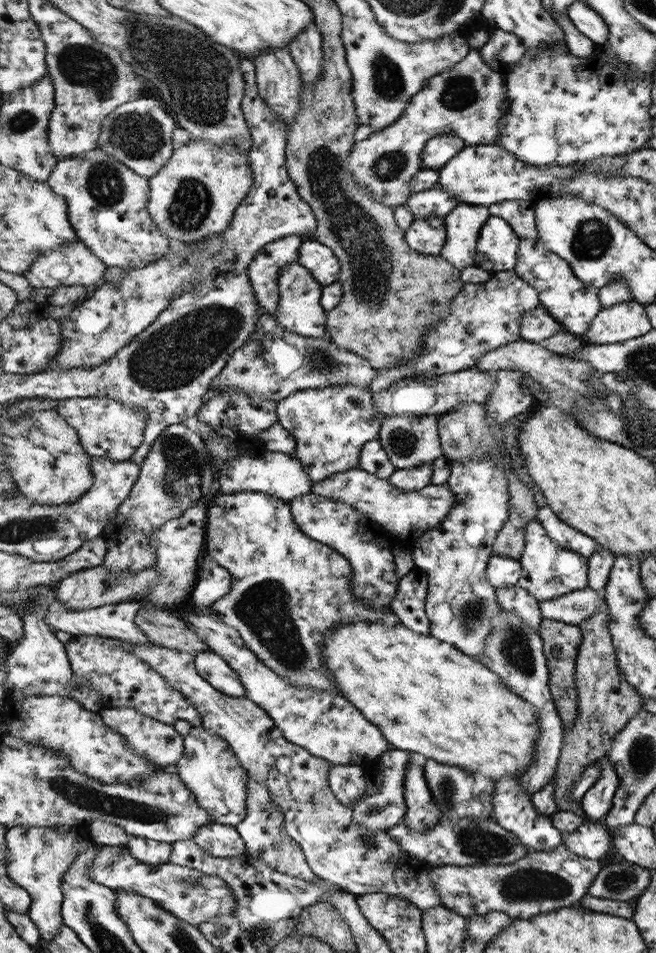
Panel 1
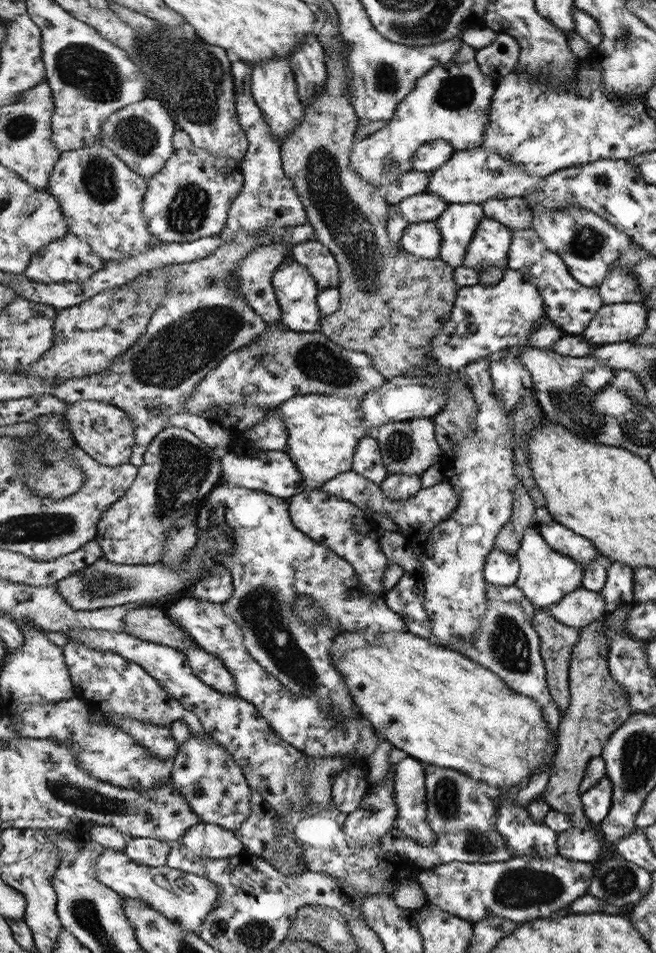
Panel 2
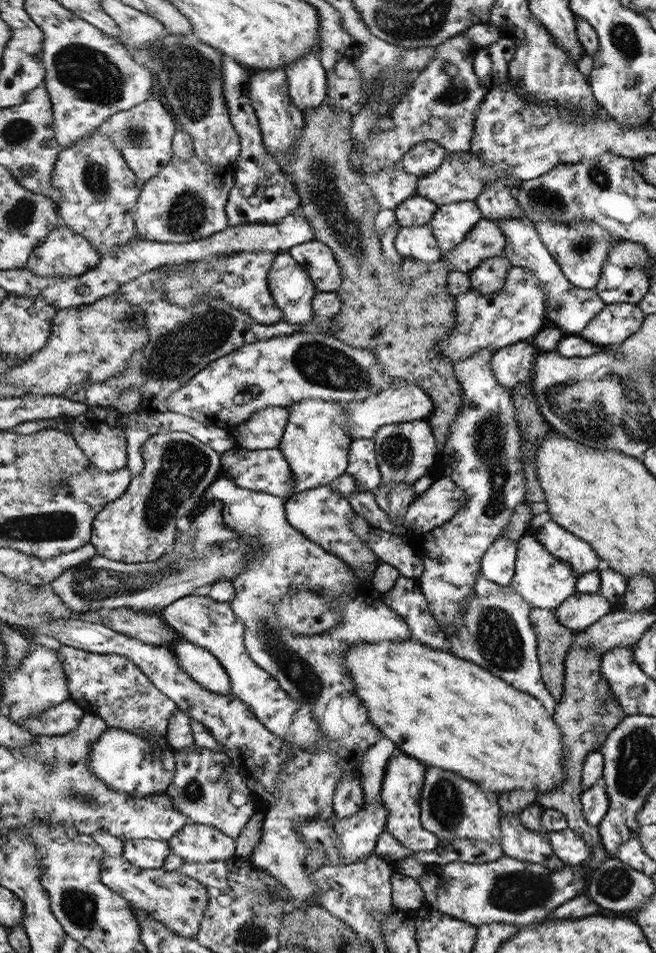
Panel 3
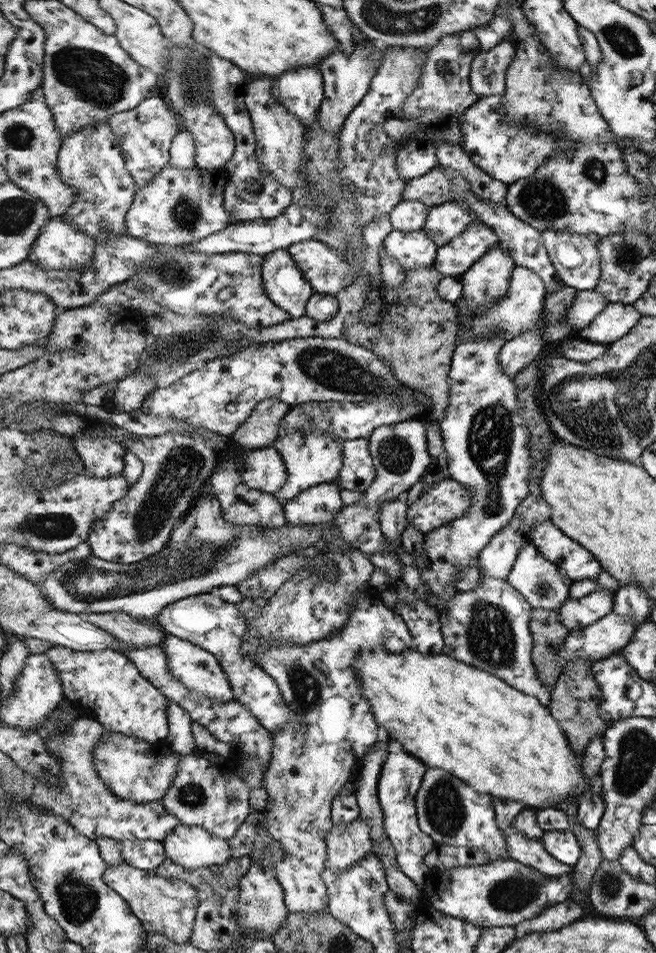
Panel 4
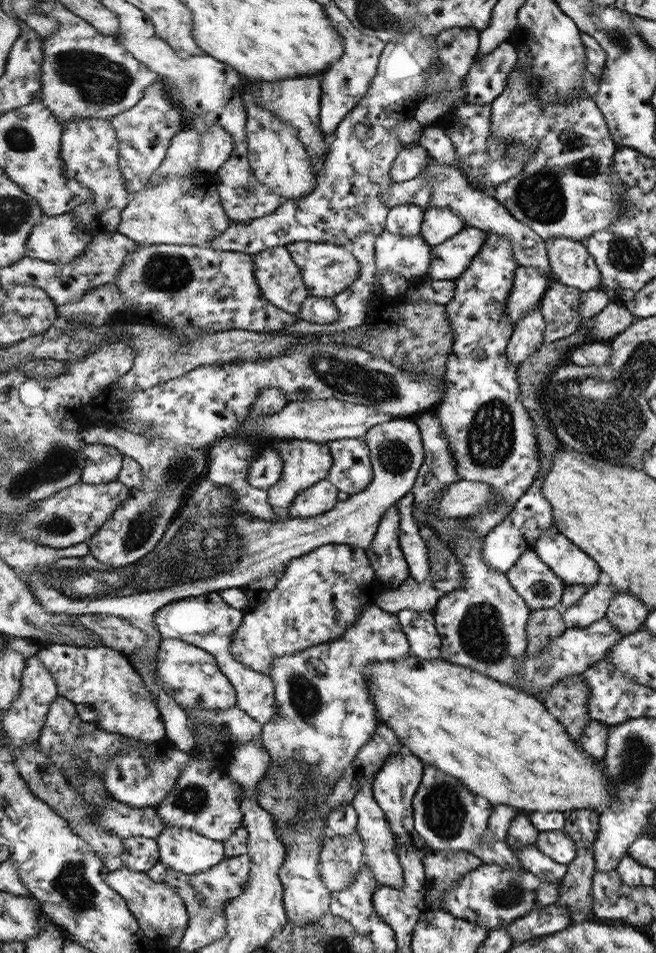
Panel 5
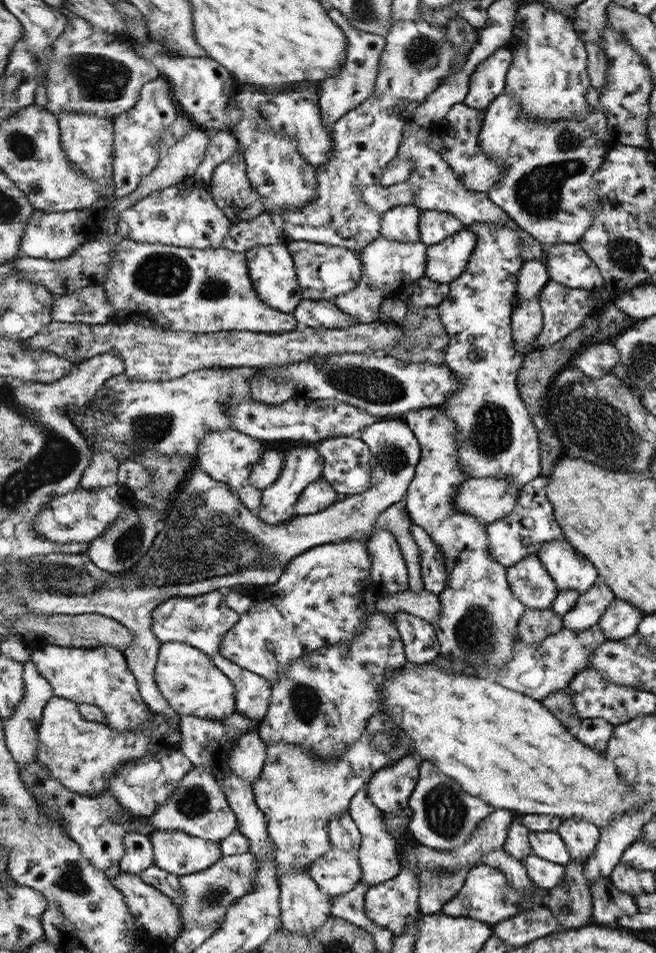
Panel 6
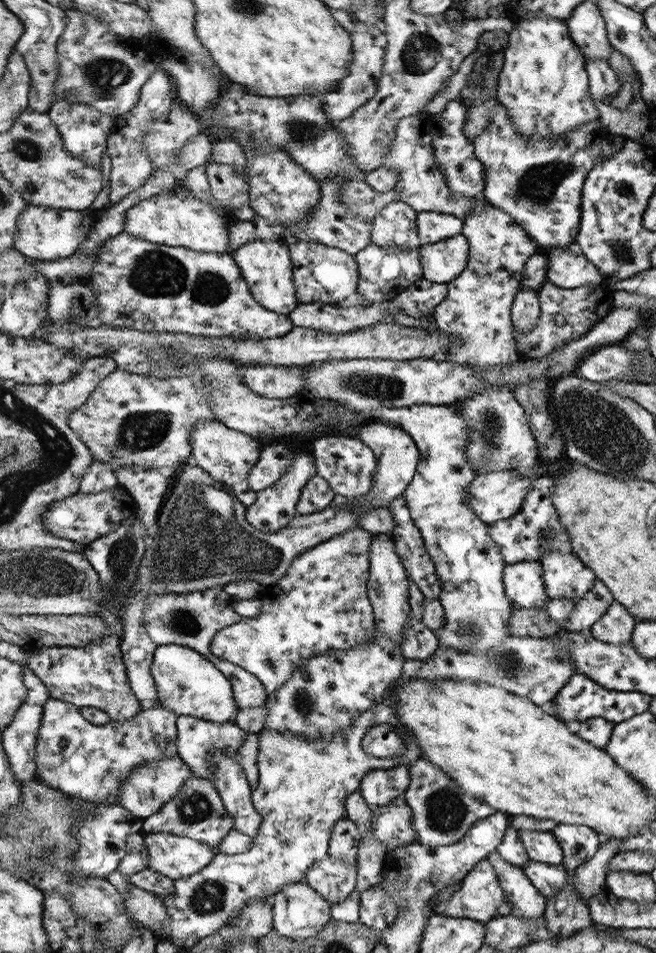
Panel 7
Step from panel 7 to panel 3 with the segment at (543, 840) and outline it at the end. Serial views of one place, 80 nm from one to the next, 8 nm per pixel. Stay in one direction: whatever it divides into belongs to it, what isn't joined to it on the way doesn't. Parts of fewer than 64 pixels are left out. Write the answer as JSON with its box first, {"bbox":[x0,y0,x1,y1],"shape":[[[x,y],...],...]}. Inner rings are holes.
{"bbox":[548,828,592,865],"shape":[[[568,828],[548,833],[556,856],[565,865],[582,865],[589,860],[592,847],[577,831]]]}

